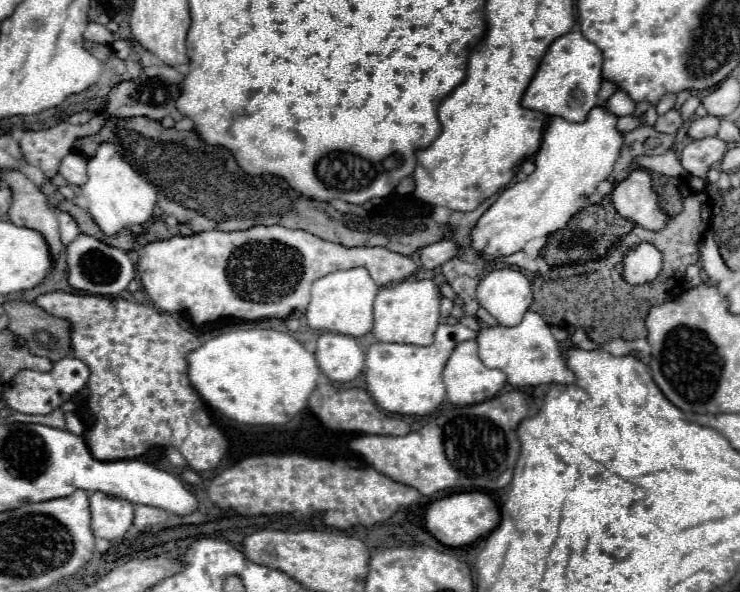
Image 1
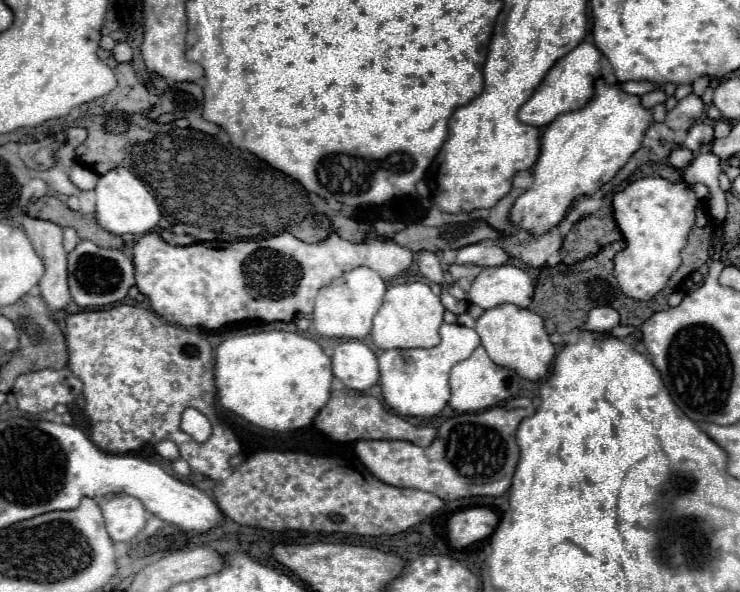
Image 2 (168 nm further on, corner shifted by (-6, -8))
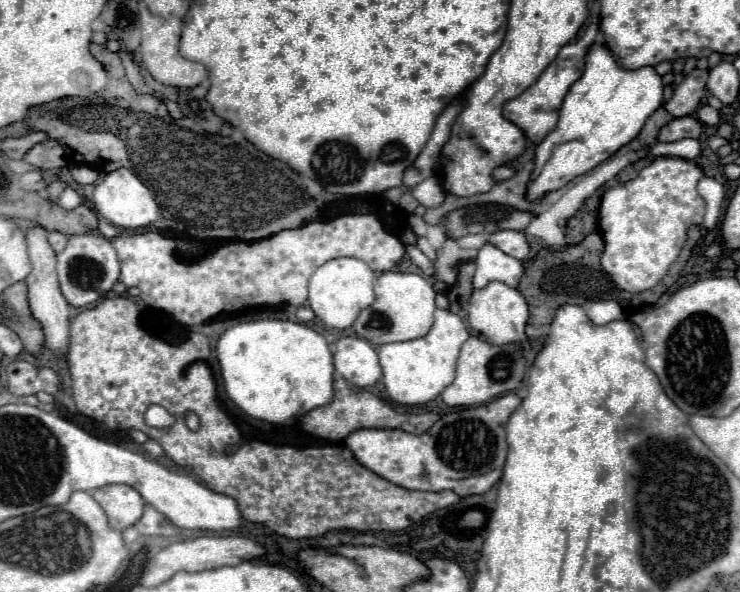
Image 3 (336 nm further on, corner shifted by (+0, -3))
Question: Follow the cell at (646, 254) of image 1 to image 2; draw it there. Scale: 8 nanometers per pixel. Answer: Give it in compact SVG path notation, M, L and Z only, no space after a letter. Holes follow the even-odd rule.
M644 177L618 191L612 199L612 207L614 219L626 241L626 247L614 257L614 277L628 297L650 301L666 287L670 275L680 267L680 251L688 245L688 233L702 203L694 187L686 181L672 183L662 177Z

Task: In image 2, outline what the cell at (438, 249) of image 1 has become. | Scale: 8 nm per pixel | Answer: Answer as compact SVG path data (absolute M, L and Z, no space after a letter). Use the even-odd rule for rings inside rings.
M484 241L484 243L462 247L456 257L458 265L480 265L480 267L502 265L508 261L510 261L510 255L496 241Z

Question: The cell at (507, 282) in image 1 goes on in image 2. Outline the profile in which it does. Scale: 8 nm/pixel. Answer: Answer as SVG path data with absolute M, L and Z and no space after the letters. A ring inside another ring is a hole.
M498 265L484 269L468 291L470 303L492 309L500 303L514 303L528 307L534 295L534 281L526 271L516 265Z

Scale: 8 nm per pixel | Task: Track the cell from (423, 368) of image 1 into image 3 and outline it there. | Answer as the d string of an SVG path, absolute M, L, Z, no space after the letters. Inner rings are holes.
M436 310L432 314L432 328L424 338L410 342L394 342L378 348L382 366L382 382L388 396L404 406L422 406L442 394L442 390L454 380L454 366L462 344L470 338L462 318L450 310Z

